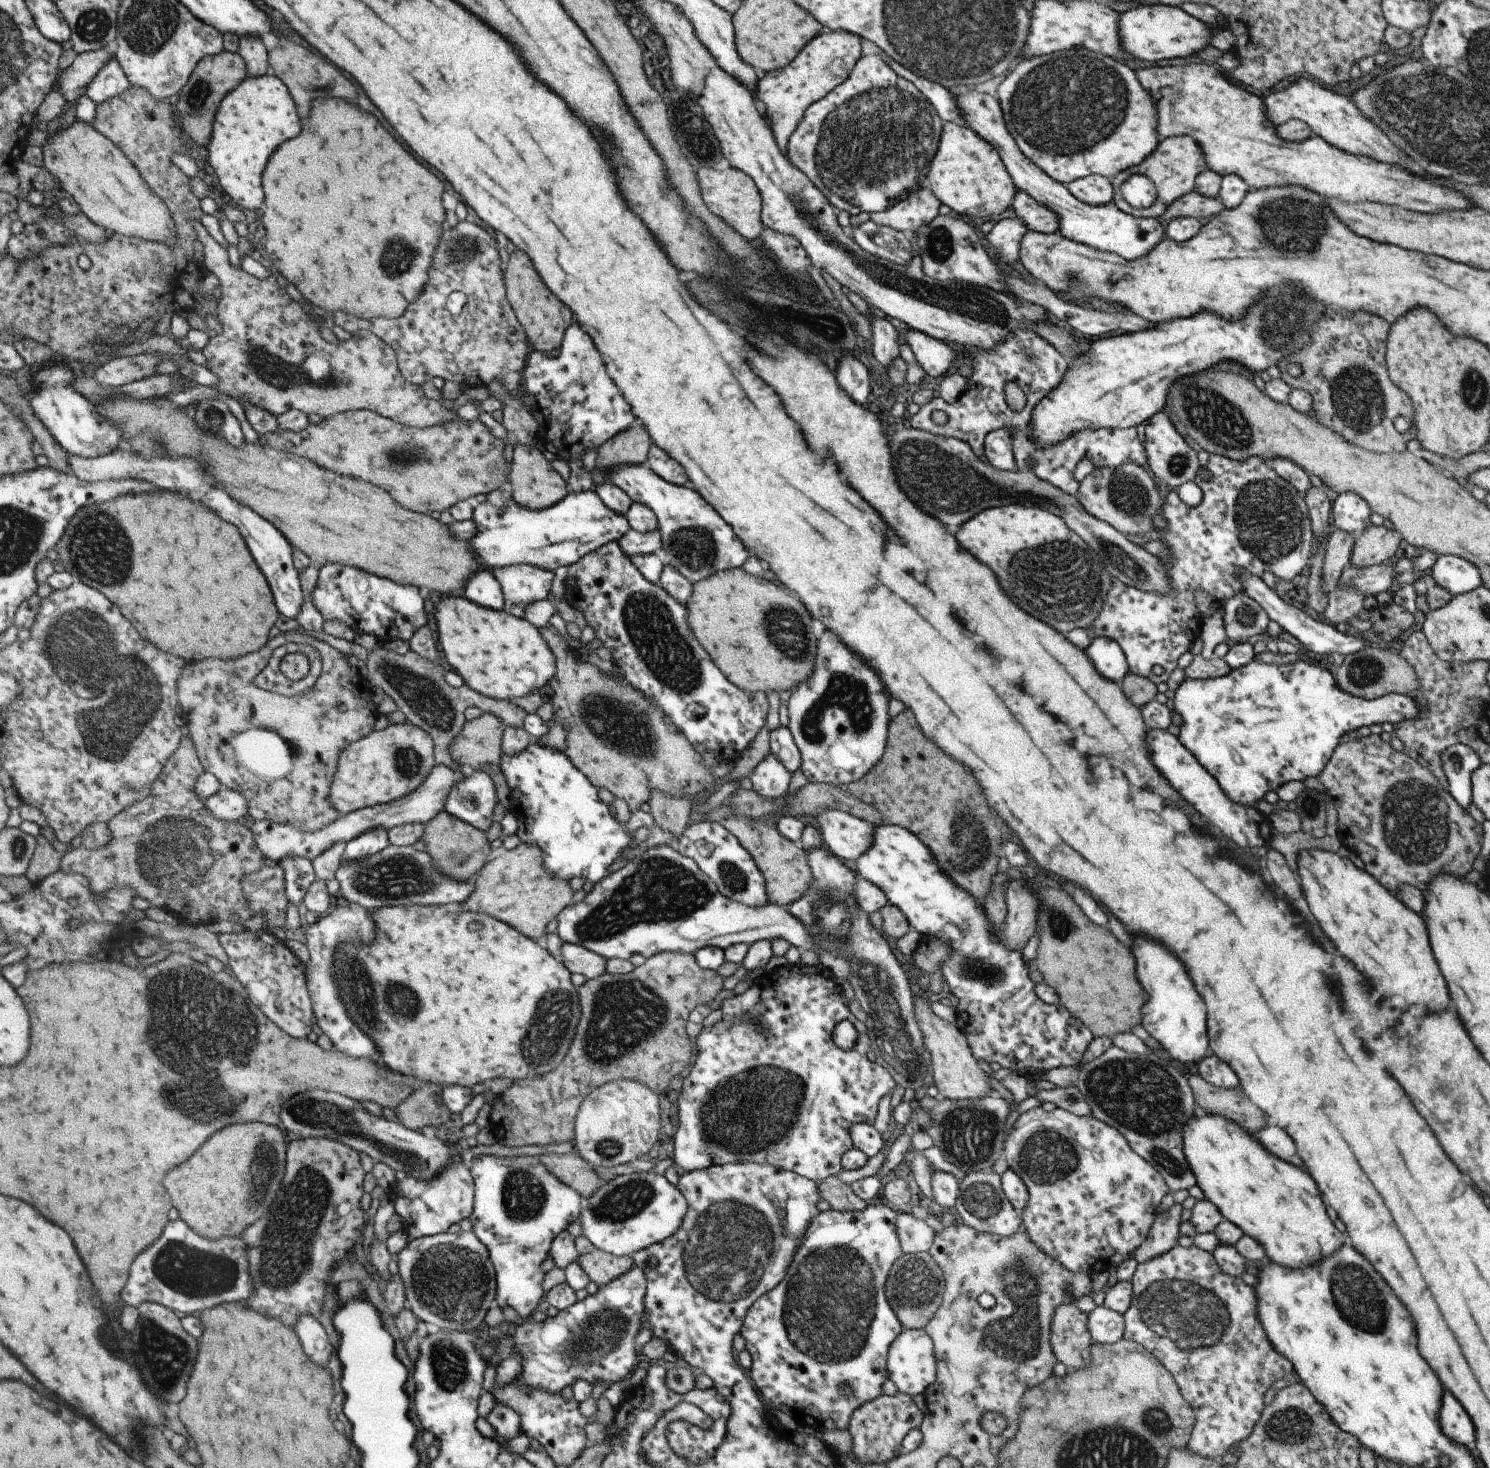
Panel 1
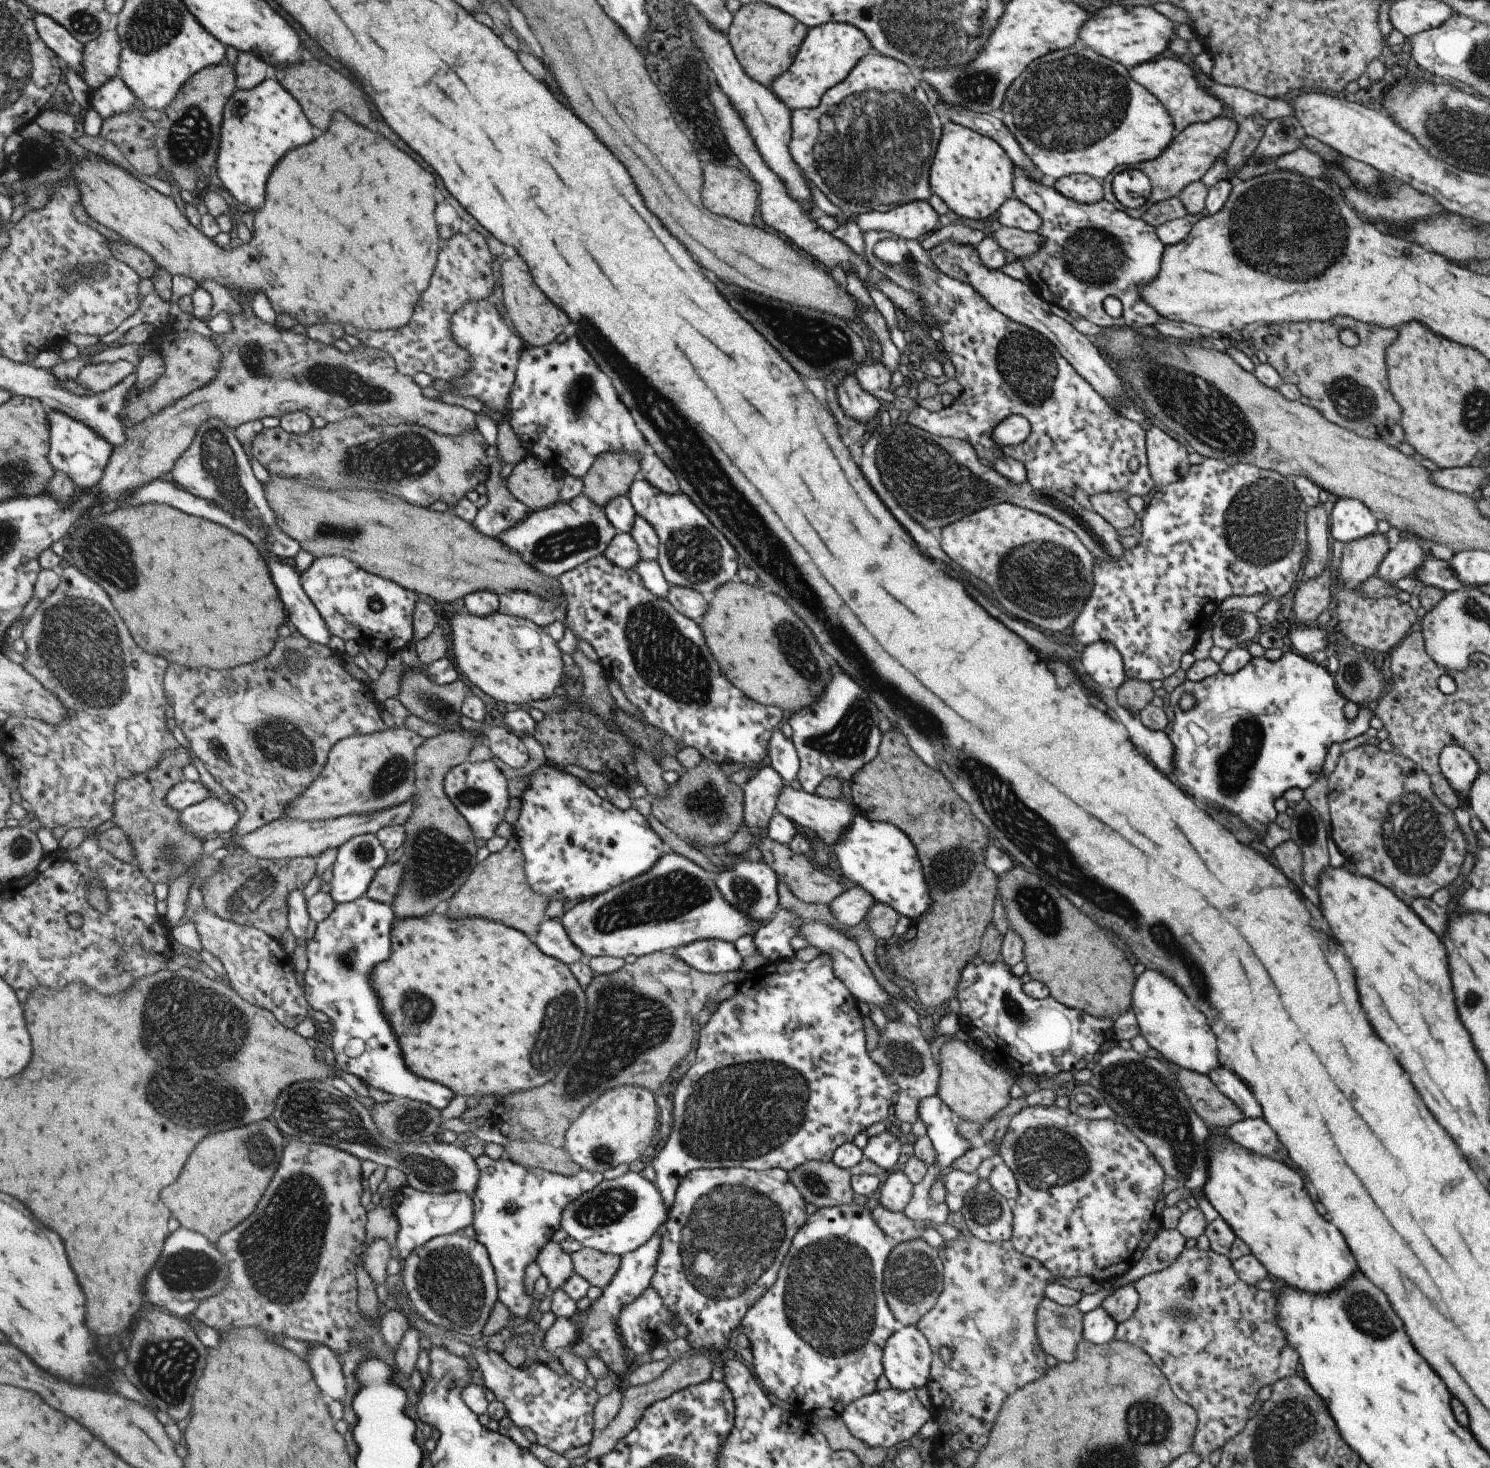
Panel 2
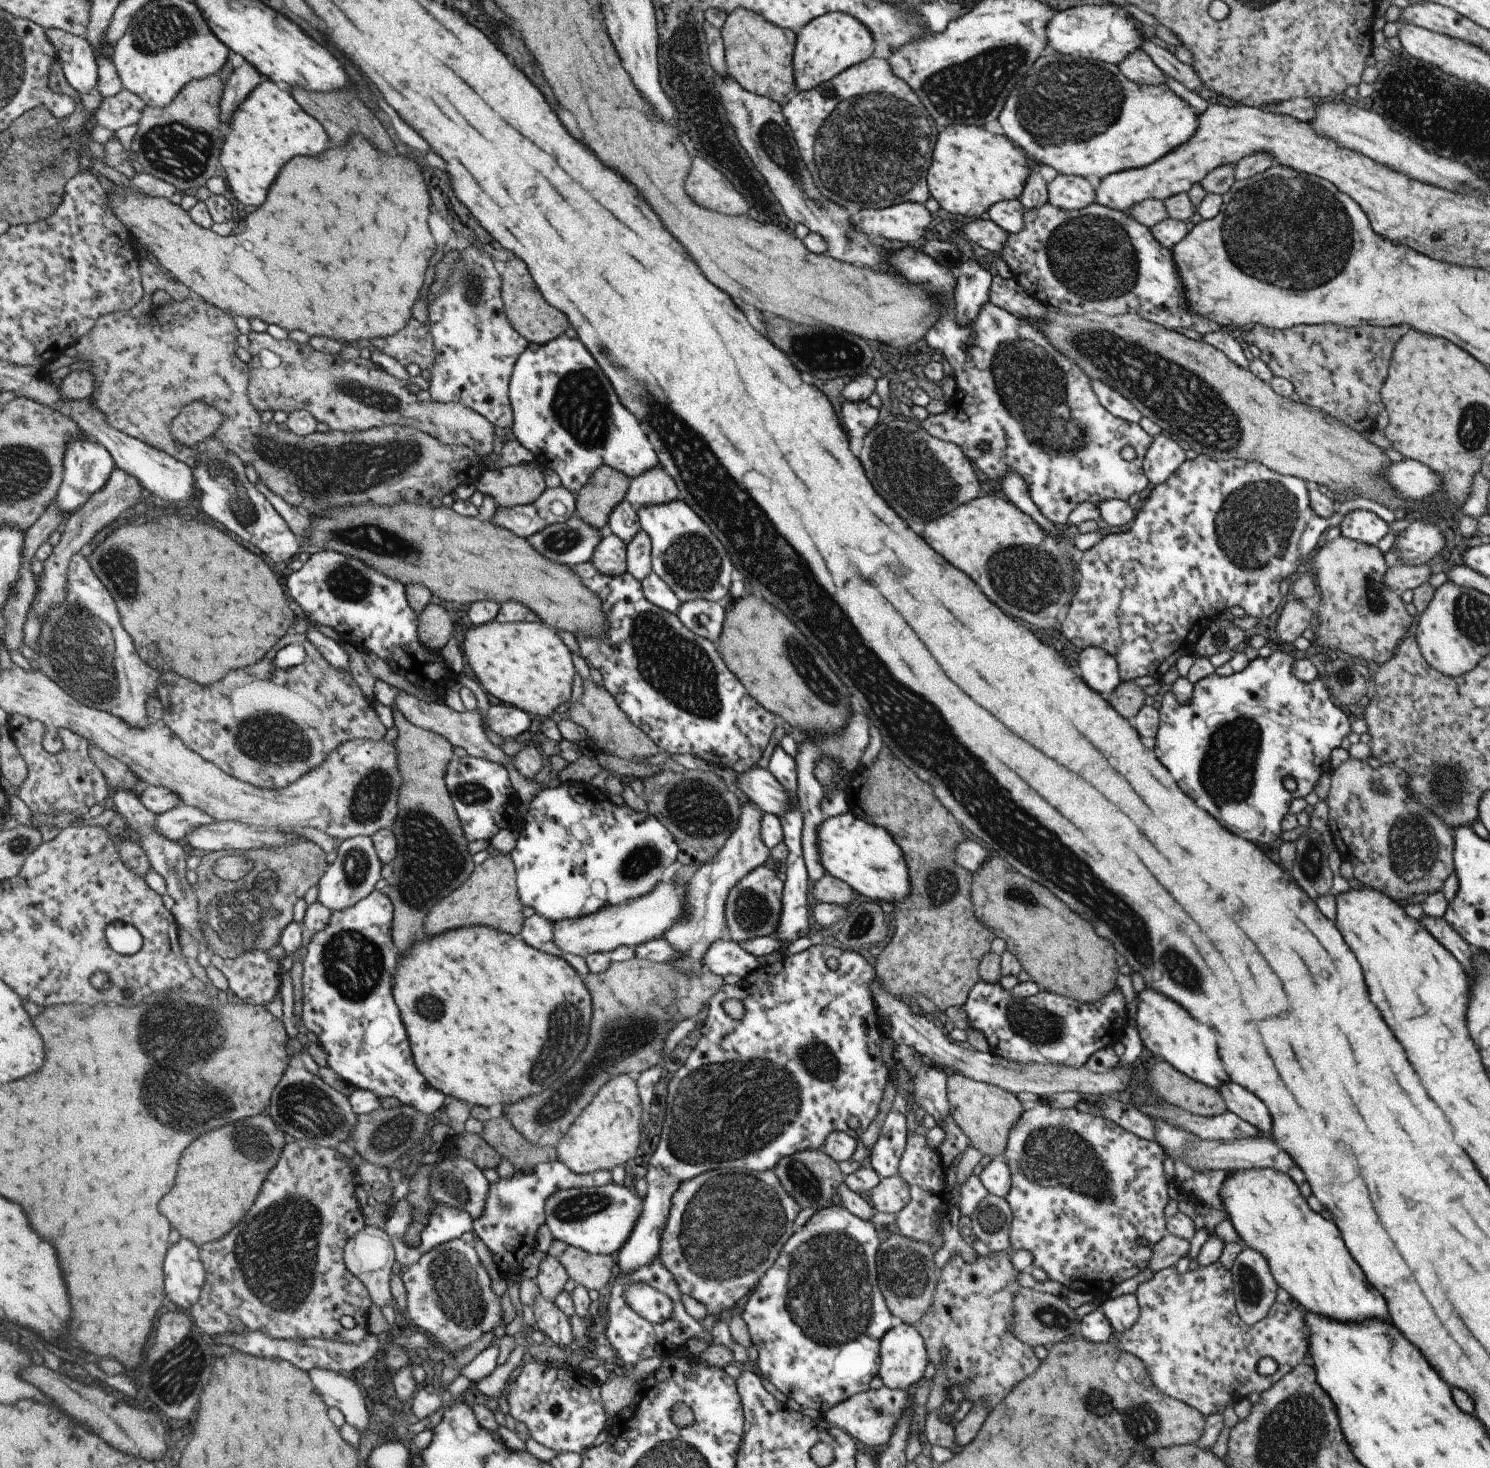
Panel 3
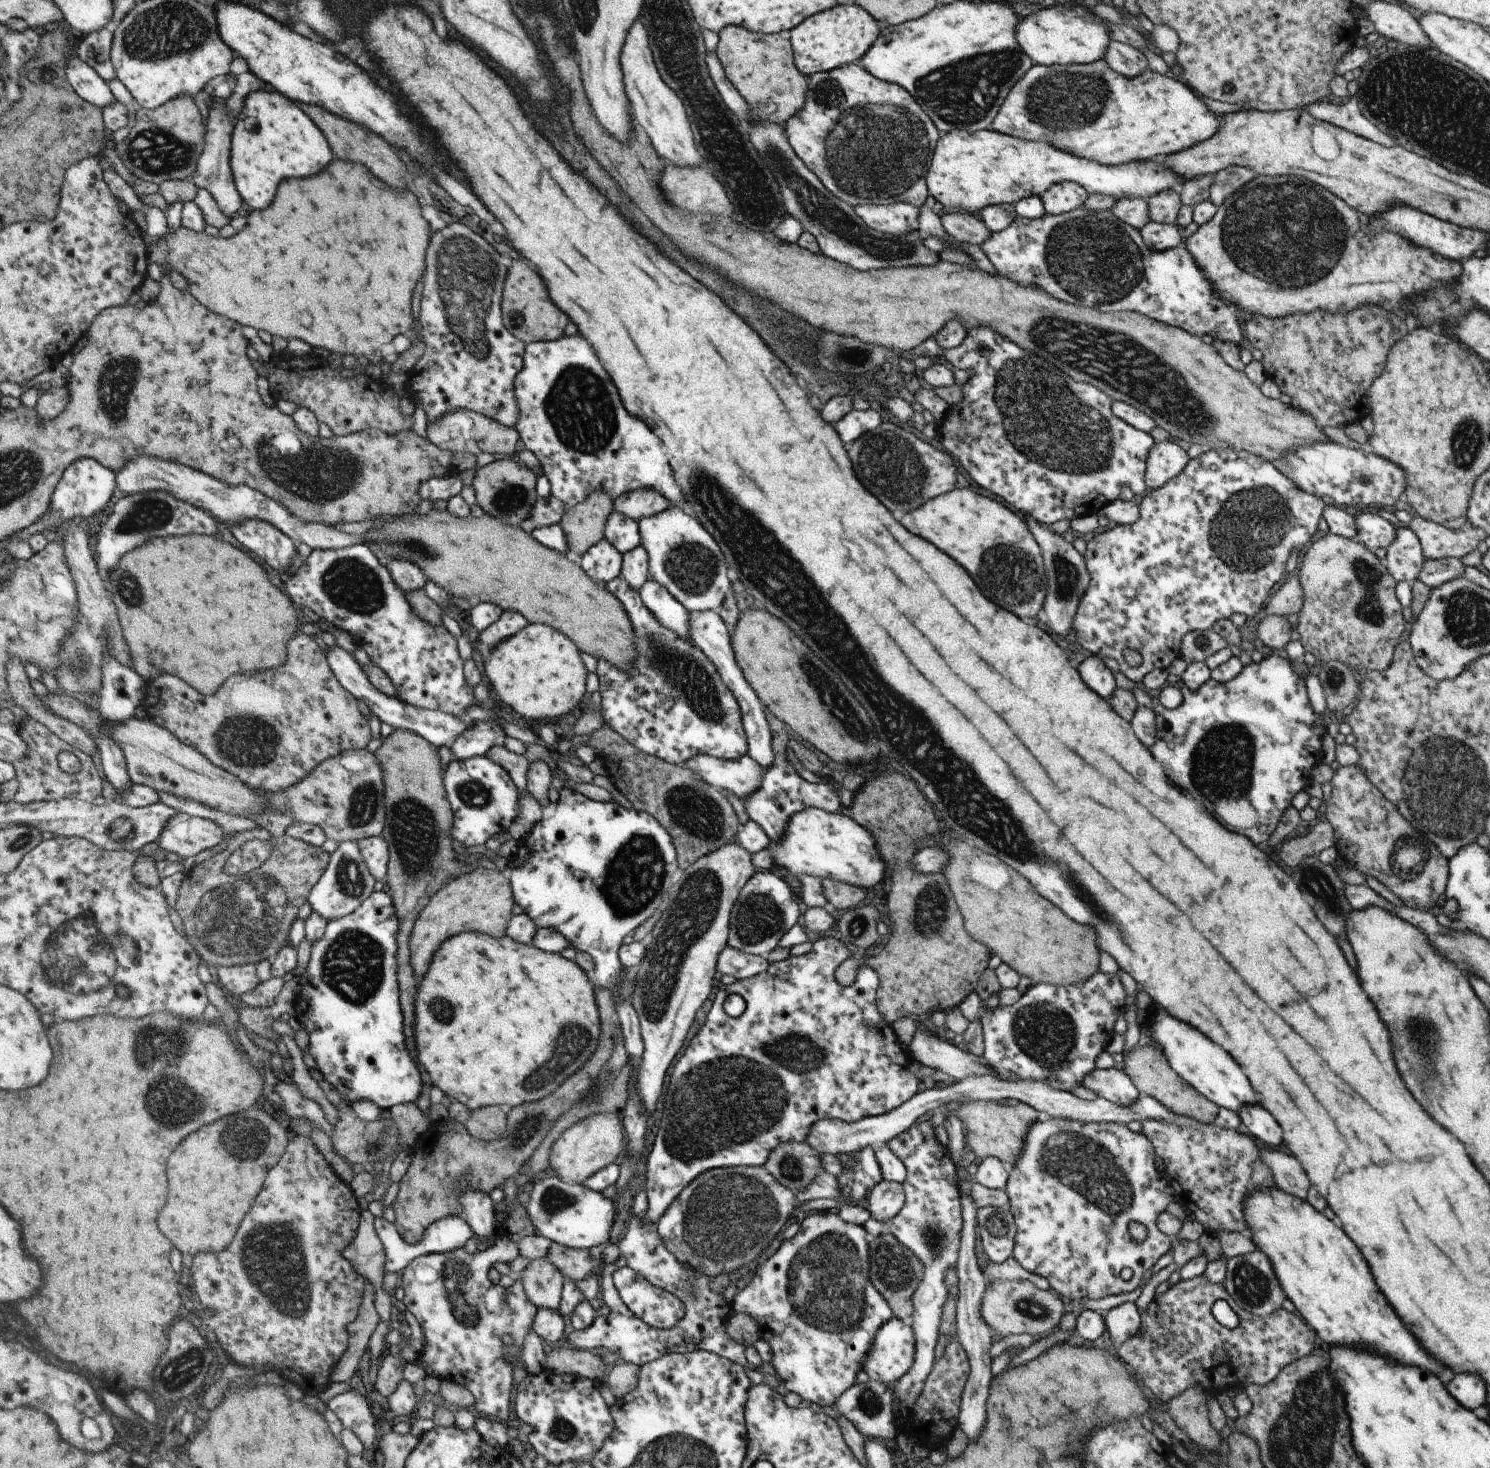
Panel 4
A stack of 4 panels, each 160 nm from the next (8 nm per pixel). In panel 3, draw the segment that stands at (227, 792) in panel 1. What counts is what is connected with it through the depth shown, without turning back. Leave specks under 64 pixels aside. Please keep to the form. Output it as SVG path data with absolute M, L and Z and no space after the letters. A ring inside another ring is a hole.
M179 805L157 817L158 829L172 841L185 840L193 831L215 822L203 809L191 805Z

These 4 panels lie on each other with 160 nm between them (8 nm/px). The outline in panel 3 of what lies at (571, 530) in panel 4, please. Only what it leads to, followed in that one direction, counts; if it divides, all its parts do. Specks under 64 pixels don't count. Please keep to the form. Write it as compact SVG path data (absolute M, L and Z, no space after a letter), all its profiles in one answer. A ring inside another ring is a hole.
M609 465L597 468L591 474L589 482L574 494L575 514L604 535L606 519L613 508L625 500L630 480Z

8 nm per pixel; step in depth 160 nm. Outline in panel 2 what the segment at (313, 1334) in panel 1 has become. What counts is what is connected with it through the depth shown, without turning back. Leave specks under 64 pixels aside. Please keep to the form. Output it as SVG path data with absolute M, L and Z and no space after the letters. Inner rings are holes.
M311 1343L309 1364L315 1368L315 1378L319 1380L319 1386L323 1392L327 1392L327 1398L331 1400L343 1400L347 1396L347 1380L341 1368L338 1354L323 1343Z

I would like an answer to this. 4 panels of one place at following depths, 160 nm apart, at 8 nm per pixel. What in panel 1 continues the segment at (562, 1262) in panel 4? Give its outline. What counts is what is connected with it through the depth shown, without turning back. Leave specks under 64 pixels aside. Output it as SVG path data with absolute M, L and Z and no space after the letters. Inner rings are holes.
M594 1249L587 1254L579 1255L576 1262L591 1282L597 1286L603 1286L618 1279L621 1274L631 1268L632 1256L613 1256L613 1254Z

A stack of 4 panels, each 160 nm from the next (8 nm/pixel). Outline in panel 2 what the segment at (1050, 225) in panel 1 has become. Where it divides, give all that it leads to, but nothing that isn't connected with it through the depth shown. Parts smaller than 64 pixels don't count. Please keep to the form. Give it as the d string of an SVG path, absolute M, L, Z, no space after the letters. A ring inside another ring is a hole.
M1014 198L1001 202L997 208L997 220L1003 227L1013 227L1023 231L1035 231L1039 228L1039 216Z

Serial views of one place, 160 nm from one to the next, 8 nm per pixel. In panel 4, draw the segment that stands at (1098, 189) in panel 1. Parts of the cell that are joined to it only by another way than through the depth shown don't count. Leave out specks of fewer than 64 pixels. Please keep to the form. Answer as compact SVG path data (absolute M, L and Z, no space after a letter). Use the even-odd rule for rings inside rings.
M1061 181L1052 184L1040 194L1044 212L1058 215L1082 206L1088 192L1076 182Z

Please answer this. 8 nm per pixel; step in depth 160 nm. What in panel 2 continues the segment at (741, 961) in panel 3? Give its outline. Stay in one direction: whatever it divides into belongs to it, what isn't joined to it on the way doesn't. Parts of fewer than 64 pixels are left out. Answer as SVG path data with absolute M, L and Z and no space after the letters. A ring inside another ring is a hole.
M702 940L686 944L673 951L685 964L702 973L721 974L739 971L741 957L733 943L720 940Z

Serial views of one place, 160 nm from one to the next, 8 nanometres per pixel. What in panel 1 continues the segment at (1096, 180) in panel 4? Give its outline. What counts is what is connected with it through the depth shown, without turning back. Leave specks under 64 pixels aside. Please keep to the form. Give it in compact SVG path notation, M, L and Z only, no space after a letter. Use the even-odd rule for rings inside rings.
M943 123L937 149L925 180L925 186L951 211L961 216L989 218L997 216L1012 201L1016 186L1012 183L997 152L964 125Z

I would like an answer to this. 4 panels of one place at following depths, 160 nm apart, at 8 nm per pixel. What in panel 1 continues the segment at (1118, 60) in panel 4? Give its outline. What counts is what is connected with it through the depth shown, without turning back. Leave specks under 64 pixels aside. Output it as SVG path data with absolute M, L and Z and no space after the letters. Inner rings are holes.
M1205 62L1185 66L1138 68L1134 70L1134 75L1154 104L1159 140L1181 135L1191 137L1199 145L1207 169L1222 177L1230 174L1240 176L1255 191L1269 187L1301 187L1322 198L1333 197L1346 203L1371 201L1425 214L1474 209L1461 192L1455 192L1453 188L1447 188L1435 179L1420 177L1403 165L1343 152L1315 135L1301 142L1284 141L1276 135L1276 126L1268 121L1262 100L1243 88L1230 84L1219 70Z

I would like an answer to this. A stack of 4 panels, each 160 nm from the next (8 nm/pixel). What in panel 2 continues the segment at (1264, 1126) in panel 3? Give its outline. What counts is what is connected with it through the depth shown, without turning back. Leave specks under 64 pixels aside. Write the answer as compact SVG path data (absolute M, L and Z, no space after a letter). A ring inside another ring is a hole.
M1217 1066L1207 1074L1207 1077L1225 1098L1229 1098L1239 1108L1244 1119L1255 1119L1261 1116L1259 1104L1253 1100L1251 1092L1243 1086L1243 1082L1235 1074Z

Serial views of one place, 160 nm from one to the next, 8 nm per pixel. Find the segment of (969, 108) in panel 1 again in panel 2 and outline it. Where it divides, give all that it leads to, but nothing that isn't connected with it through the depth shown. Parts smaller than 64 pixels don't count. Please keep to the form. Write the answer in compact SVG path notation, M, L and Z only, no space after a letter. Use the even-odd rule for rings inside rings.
M1013 166L1013 172L1015 172L1013 174L1014 199L1025 204L1041 220L1039 228L1035 230L1035 234L1043 238L1039 250L1033 256L1019 258L1029 281L1028 287L1034 294L1045 303L1055 305L1067 313L1073 311L1099 327L1123 326L1123 324L1137 328L1153 327L1157 322L1163 322L1163 318L1149 304L1145 304L1137 292L1139 284L1149 284L1159 272L1164 246L1157 238L1155 229L1145 224L1140 218L1131 218L1125 212L1116 210L1104 199L1095 204L1075 203L1059 195L1059 192L1055 192L1053 188L1047 188L1040 182L1029 180L1021 168ZM1108 296L1115 297L1121 304L1121 314L1117 318L1107 316L1103 310L1103 300Z

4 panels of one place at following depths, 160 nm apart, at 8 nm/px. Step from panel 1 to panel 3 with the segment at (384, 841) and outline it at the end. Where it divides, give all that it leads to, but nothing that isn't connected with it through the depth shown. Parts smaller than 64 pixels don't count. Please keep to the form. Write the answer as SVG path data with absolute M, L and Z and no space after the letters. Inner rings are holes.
M354 836L345 839L337 850L336 859L327 868L326 874L317 886L319 895L317 900L326 904L332 911L345 910L354 907L360 900L366 899L375 888L381 876L382 858L374 844L373 836Z

